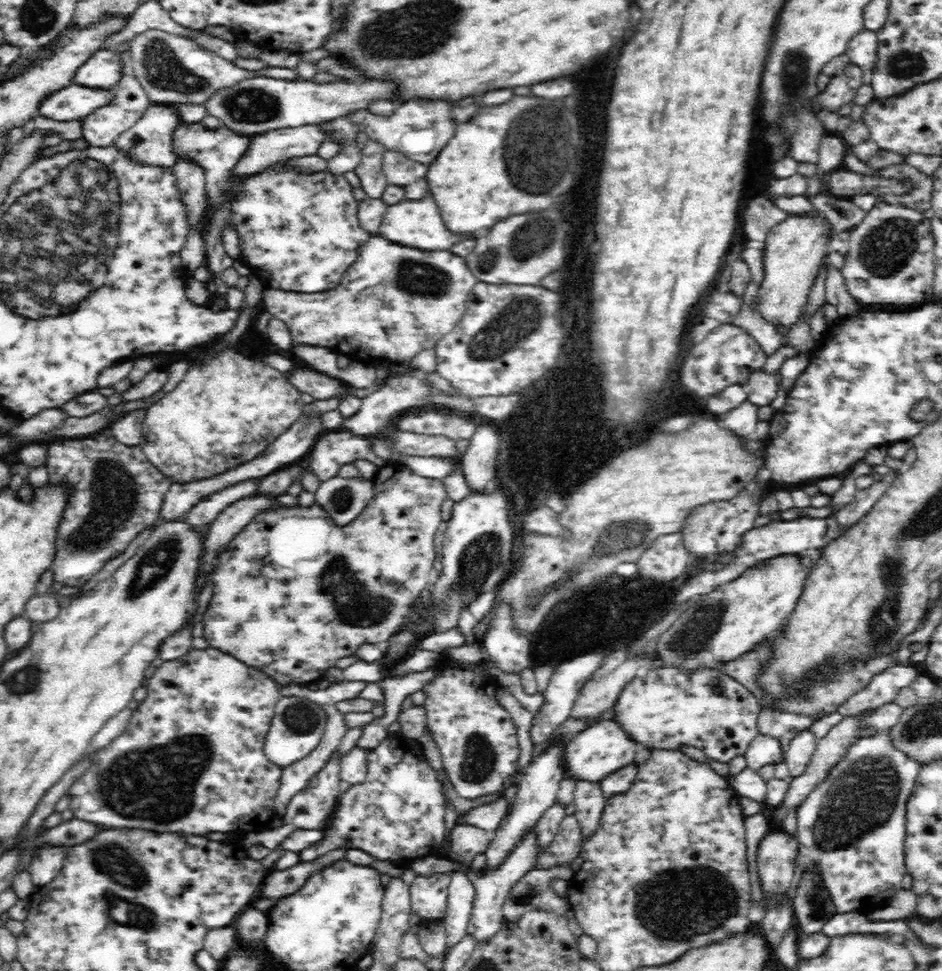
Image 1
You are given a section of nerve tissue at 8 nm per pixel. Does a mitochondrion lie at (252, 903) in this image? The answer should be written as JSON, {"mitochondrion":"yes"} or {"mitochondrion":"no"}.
{"mitochondrion":"no"}

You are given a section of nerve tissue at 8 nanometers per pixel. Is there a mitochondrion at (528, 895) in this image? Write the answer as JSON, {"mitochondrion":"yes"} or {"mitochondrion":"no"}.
{"mitochondrion":"yes"}

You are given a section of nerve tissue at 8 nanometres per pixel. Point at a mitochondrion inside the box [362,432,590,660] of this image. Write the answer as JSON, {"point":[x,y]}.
{"point":[478,560]}

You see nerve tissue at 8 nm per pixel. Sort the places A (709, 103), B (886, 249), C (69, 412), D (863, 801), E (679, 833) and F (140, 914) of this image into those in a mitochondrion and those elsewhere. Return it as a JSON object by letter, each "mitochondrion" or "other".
{"A":"other","B":"mitochondrion","C":"other","D":"mitochondrion","E":"other","F":"mitochondrion"}

